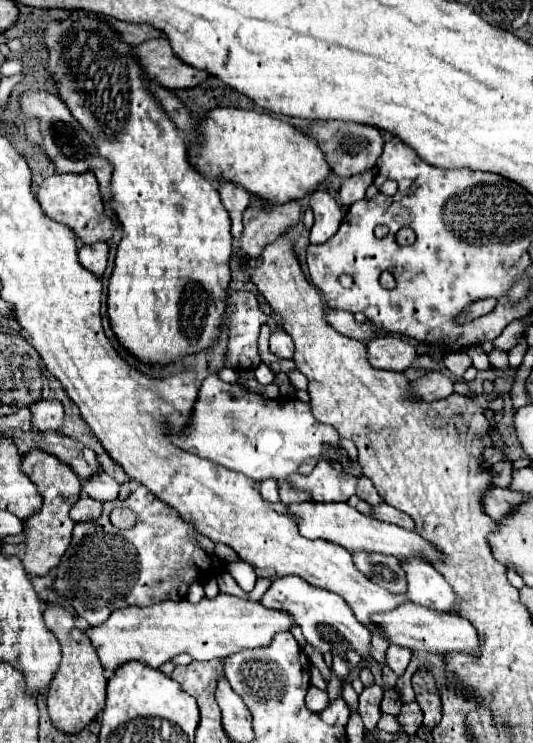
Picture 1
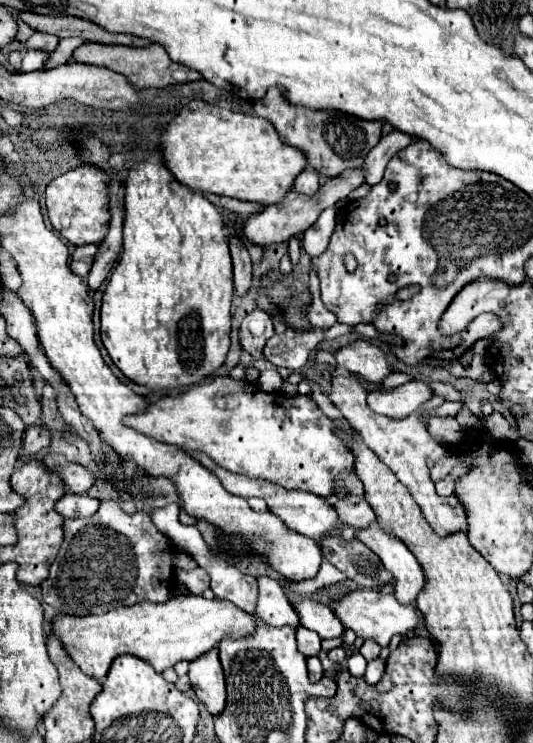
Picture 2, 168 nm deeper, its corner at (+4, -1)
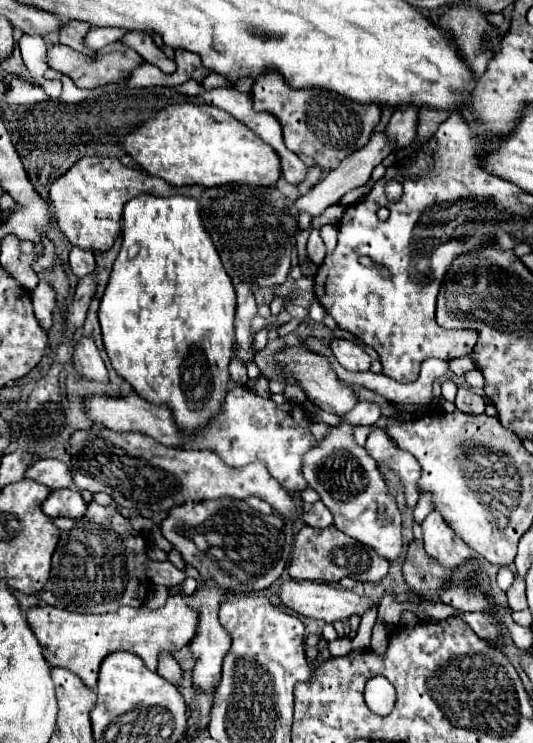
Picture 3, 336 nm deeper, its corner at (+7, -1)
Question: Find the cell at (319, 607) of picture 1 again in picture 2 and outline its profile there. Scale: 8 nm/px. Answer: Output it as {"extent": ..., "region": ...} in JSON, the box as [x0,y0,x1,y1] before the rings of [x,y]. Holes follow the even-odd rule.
{"extent":[292,599,344,639],"region":[[[302,599],[302,601],[292,601],[294,611],[298,611],[300,625],[306,629],[312,629],[320,635],[320,639],[334,639],[344,635],[344,625],[336,617],[330,605],[312,601],[312,599]]]}

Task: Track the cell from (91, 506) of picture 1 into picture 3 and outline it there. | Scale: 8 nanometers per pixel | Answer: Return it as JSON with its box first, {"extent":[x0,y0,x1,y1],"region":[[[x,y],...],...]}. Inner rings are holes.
{"extent":[41,489,87,517],"region":[[[57,489],[51,491],[49,497],[41,503],[41,509],[49,517],[81,517],[87,505],[77,489]]]}

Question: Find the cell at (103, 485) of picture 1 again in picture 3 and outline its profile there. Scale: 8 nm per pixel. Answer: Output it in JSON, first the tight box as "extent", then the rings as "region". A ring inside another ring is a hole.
{"extent":[27,459,73,489],"region":[[[39,459],[33,465],[29,465],[27,479],[33,479],[49,489],[63,489],[73,487],[73,479],[69,473],[69,467],[59,459]]]}

